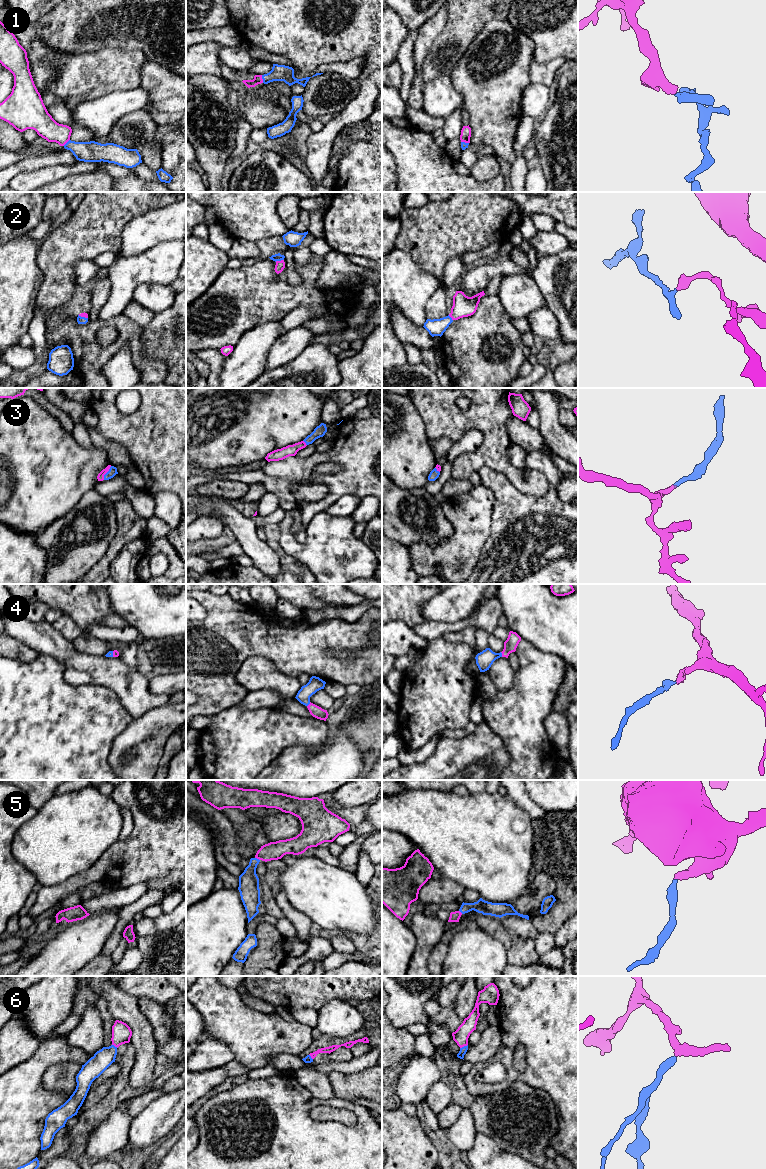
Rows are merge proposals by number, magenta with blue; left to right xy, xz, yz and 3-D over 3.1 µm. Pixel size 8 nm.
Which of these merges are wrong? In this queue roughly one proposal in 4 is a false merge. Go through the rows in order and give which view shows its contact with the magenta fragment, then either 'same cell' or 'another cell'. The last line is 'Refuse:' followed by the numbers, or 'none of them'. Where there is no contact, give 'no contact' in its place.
1: contact in xz; same cell
2: contact in xz; same cell
3: contact in xy; same cell
4: contact in yz; same cell
5: contact in xz; same cell
6: contact in yz; same cell
Refuse: none of them

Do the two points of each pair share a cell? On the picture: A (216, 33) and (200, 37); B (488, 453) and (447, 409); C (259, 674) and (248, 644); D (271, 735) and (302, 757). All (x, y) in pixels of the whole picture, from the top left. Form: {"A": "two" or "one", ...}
{"A": "one", "B": "one", "C": "two", "D": "two"}

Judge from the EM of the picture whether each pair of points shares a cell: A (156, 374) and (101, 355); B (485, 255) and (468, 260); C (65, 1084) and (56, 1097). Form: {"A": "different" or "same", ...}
{"A": "same", "B": "same", "C": "different"}

